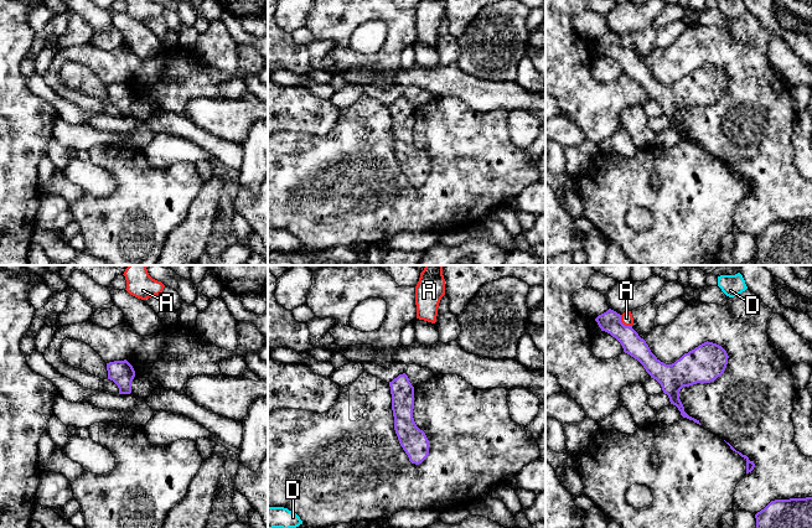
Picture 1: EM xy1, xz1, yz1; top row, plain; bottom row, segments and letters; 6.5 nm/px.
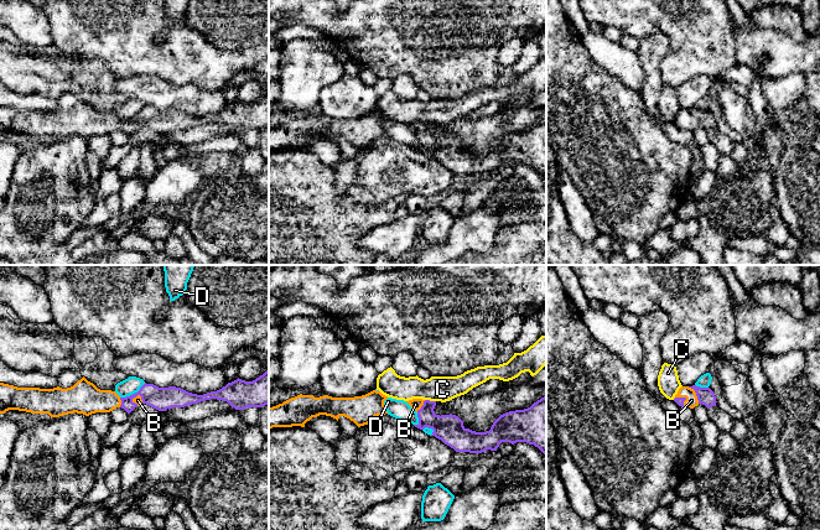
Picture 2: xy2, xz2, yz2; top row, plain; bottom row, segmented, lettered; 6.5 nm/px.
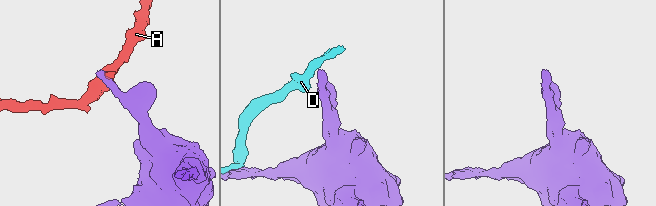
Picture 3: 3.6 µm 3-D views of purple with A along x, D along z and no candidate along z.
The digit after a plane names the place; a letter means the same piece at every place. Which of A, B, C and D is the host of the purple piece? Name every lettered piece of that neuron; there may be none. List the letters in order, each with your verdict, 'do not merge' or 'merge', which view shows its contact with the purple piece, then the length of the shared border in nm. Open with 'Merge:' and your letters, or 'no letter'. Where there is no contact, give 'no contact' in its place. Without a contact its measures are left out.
Merge: B
A: do not merge; contact in yz1; length 110 nm
B: merge; contact in yz2; length 130 nm
C: do not merge; contact in xz2; length 70 nm
D: do not merge; contact in xy2; length 190 nm

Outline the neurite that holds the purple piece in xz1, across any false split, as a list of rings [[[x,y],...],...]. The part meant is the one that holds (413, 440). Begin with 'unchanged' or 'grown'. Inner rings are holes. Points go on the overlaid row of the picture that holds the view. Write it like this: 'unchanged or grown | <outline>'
unchanged | [[[405,373],[389,382],[394,430],[412,464],[421,464],[429,455],[429,440],[413,418],[414,387]]]

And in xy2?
grown | [[[269,369],[253,381],[238,378],[222,389],[203,395],[192,394],[176,386],[159,388],[145,383],[137,393],[120,398],[115,391],[98,389],[84,376],[67,389],[59,386],[53,389],[17,388],[0,383],[0,414],[19,410],[40,415],[48,414],[51,417],[74,412],[89,416],[95,412],[110,412],[116,407],[130,414],[142,404],[159,411],[166,411],[211,399],[227,401],[235,410],[268,405]]]

